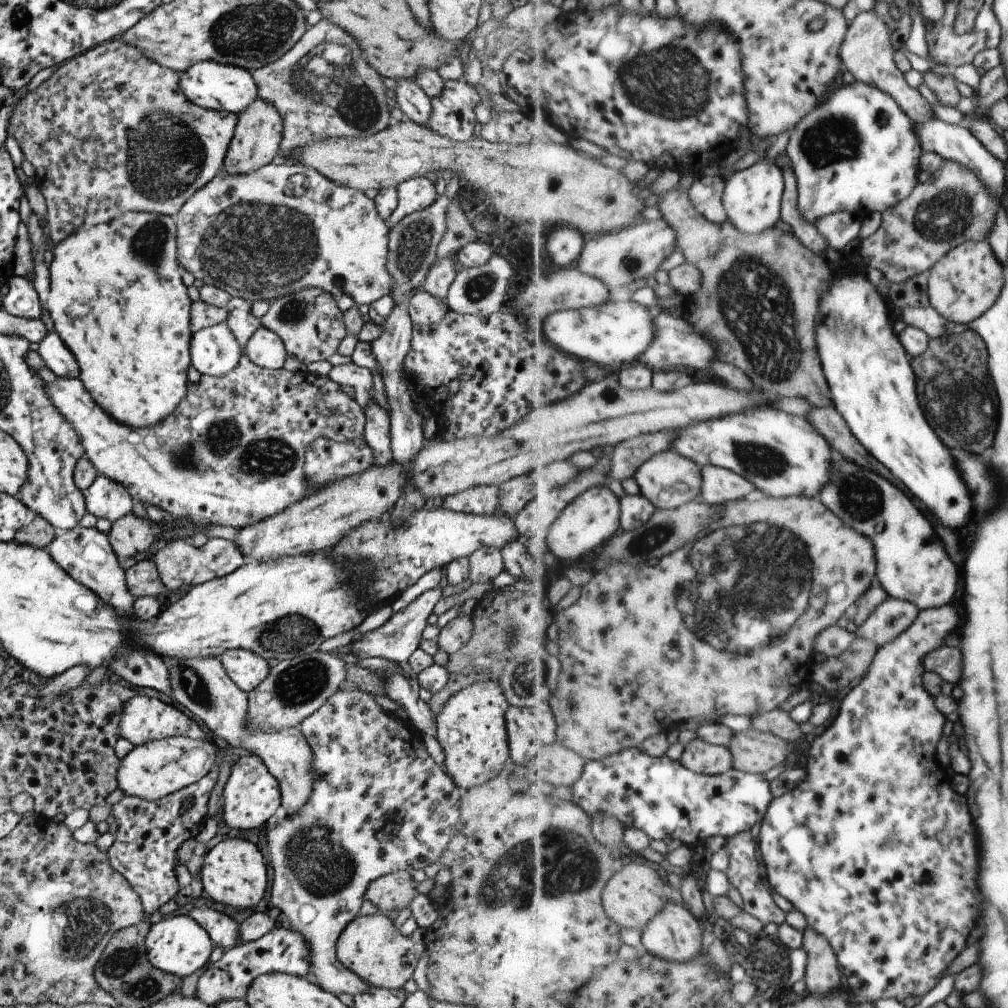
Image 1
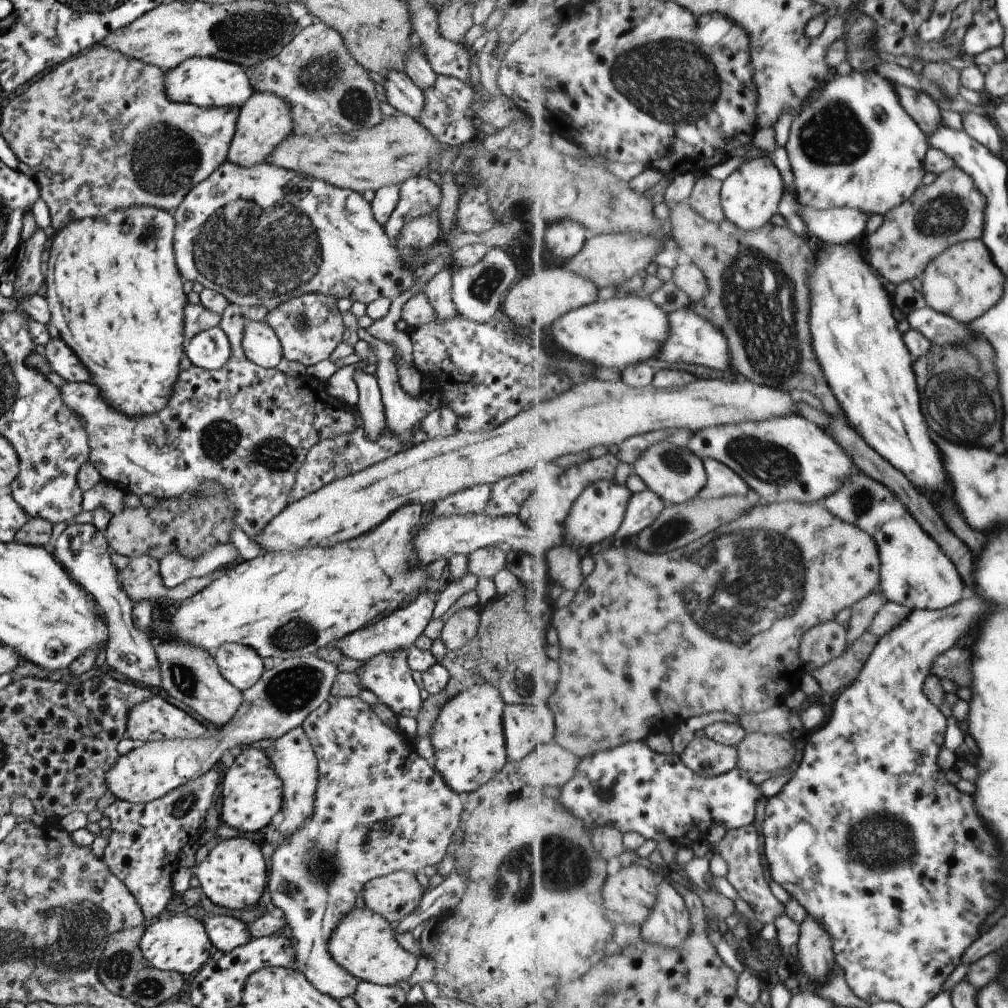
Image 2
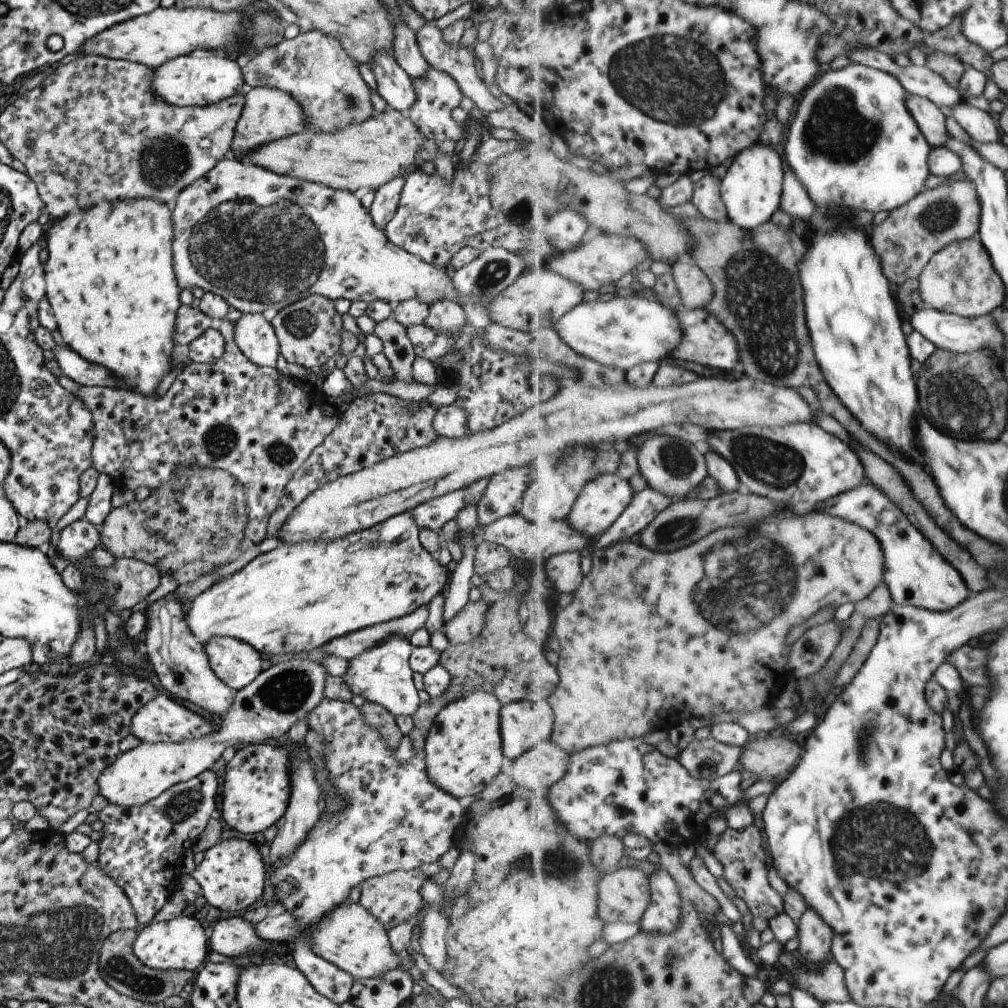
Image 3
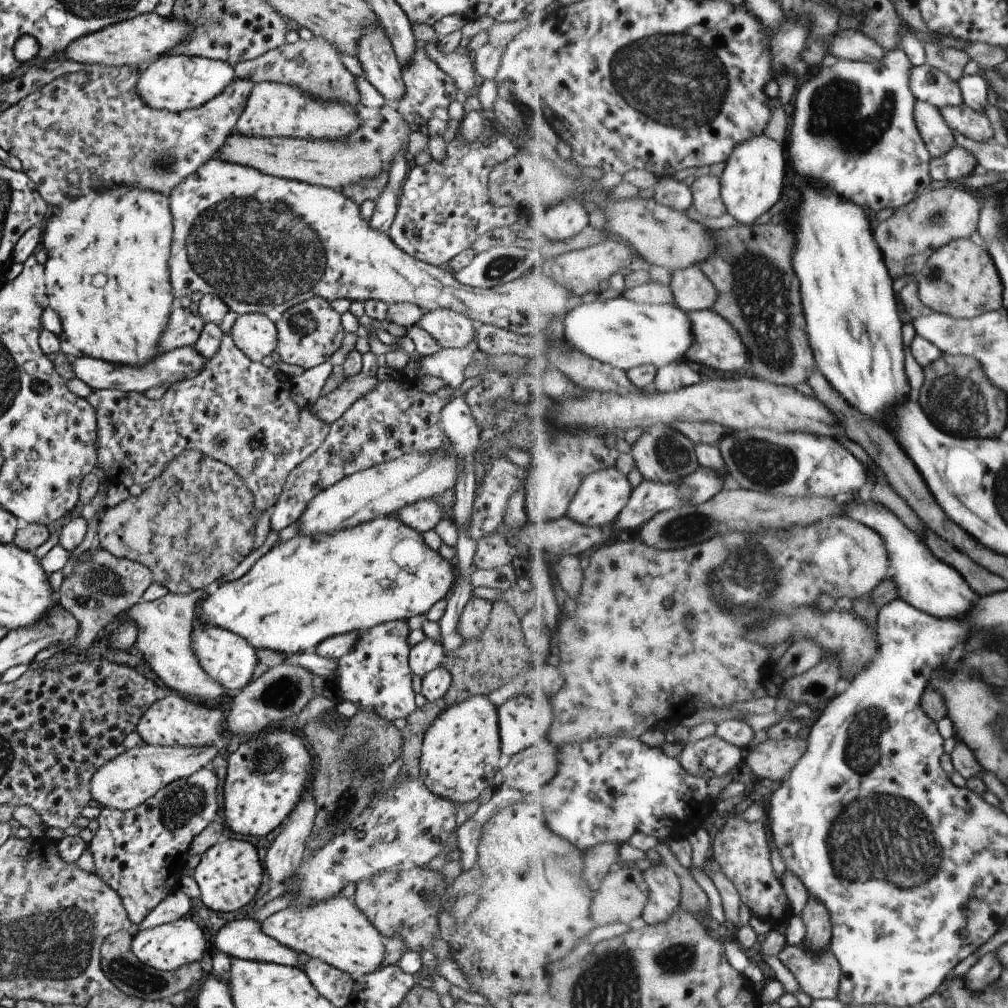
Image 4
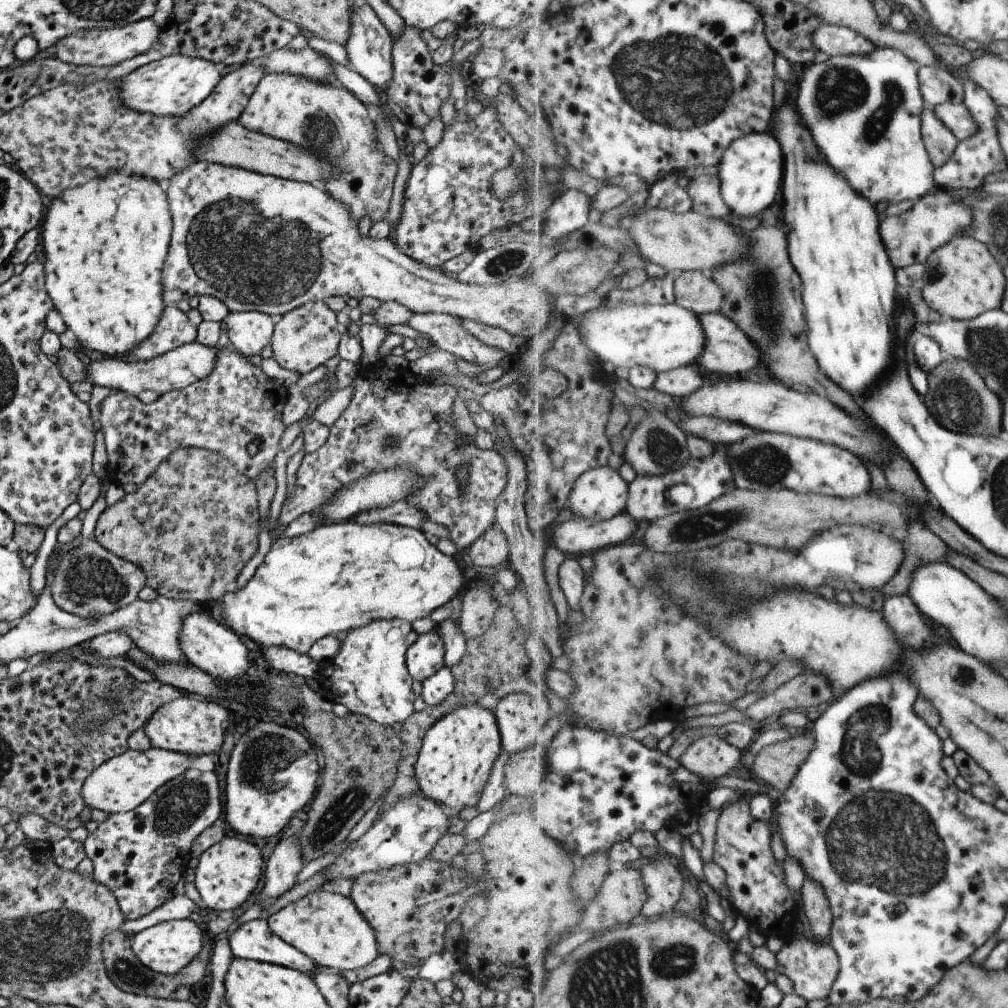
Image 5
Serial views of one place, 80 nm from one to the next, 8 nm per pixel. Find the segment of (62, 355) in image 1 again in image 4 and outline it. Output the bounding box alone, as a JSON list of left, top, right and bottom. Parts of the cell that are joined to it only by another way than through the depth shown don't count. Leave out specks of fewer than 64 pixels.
[69,346,205,394]

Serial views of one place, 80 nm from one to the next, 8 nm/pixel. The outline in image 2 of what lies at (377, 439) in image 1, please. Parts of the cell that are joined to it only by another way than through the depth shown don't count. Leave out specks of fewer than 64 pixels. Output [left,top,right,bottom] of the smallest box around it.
[352,368,385,440]

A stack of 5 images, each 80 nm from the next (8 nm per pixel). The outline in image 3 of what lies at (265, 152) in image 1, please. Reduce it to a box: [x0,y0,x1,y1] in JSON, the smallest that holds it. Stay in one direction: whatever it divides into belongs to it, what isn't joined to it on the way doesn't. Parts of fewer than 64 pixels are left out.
[229,86,305,158]

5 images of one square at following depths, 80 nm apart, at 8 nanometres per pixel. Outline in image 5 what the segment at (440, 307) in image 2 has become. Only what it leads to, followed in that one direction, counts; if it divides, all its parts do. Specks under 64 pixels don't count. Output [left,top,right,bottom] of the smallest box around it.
[406,313,508,372]

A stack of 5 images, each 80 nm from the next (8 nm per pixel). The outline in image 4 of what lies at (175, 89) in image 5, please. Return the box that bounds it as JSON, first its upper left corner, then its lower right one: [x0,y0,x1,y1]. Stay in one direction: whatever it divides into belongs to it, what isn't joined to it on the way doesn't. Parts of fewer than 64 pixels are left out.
[135,54,235,112]

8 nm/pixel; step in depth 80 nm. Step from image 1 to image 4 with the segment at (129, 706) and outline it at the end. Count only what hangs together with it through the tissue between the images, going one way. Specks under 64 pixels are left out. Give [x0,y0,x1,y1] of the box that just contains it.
[134,695,223,746]

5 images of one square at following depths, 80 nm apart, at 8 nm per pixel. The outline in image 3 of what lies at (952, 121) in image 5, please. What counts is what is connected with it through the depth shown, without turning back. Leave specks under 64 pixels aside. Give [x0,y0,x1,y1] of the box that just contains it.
[947,100,1005,143]

